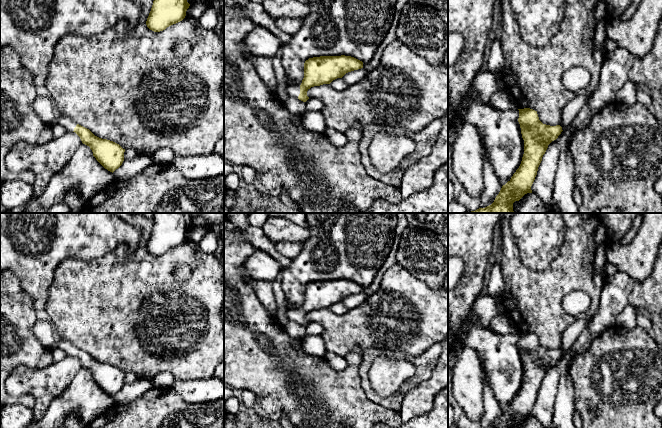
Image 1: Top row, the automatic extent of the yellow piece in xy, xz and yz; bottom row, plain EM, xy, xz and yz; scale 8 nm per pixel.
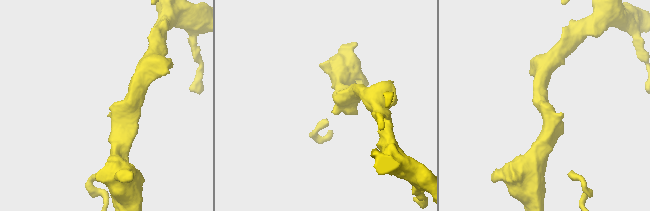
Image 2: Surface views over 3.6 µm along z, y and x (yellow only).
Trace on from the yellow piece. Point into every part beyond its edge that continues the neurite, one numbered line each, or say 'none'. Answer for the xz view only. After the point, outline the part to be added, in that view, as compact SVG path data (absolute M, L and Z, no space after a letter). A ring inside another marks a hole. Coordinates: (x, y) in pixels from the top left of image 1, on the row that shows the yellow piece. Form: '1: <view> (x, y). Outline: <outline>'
1: xz (294, 92). Outline: M300 86L299 87L287 87L287 94L290 97L297 98L300 94Z

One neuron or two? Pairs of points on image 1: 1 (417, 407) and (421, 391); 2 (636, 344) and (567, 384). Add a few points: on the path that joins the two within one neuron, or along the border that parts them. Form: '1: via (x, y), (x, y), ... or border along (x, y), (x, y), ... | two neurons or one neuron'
1: via (417, 403), (421, 395) | one neuron
2: border along (567, 374), (571, 379), (574, 390), (574, 404) | two neurons

